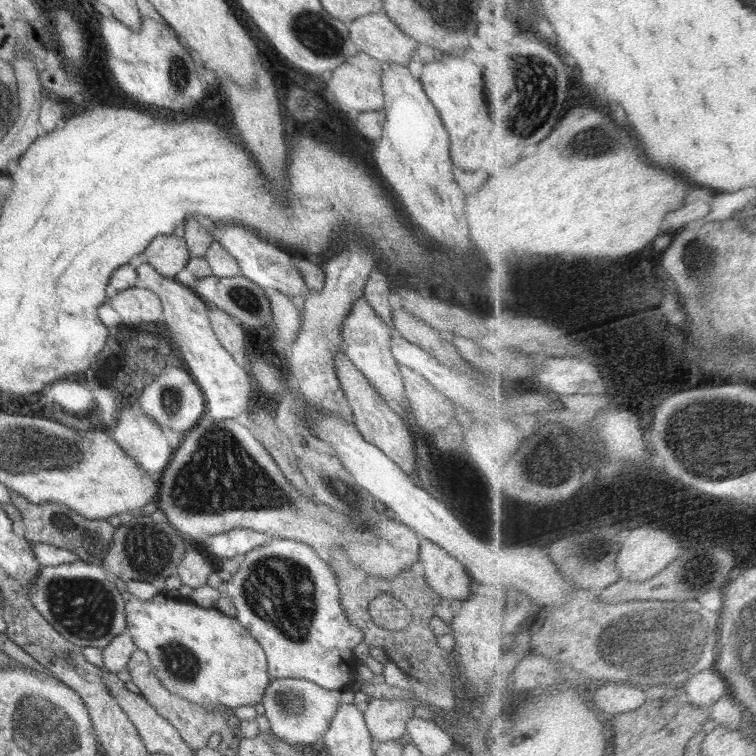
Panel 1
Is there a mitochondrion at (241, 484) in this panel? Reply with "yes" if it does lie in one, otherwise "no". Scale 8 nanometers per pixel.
yes

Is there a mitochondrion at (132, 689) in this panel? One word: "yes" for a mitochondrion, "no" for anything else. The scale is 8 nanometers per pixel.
no

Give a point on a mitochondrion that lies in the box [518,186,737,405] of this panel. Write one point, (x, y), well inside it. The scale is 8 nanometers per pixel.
(702, 287)

